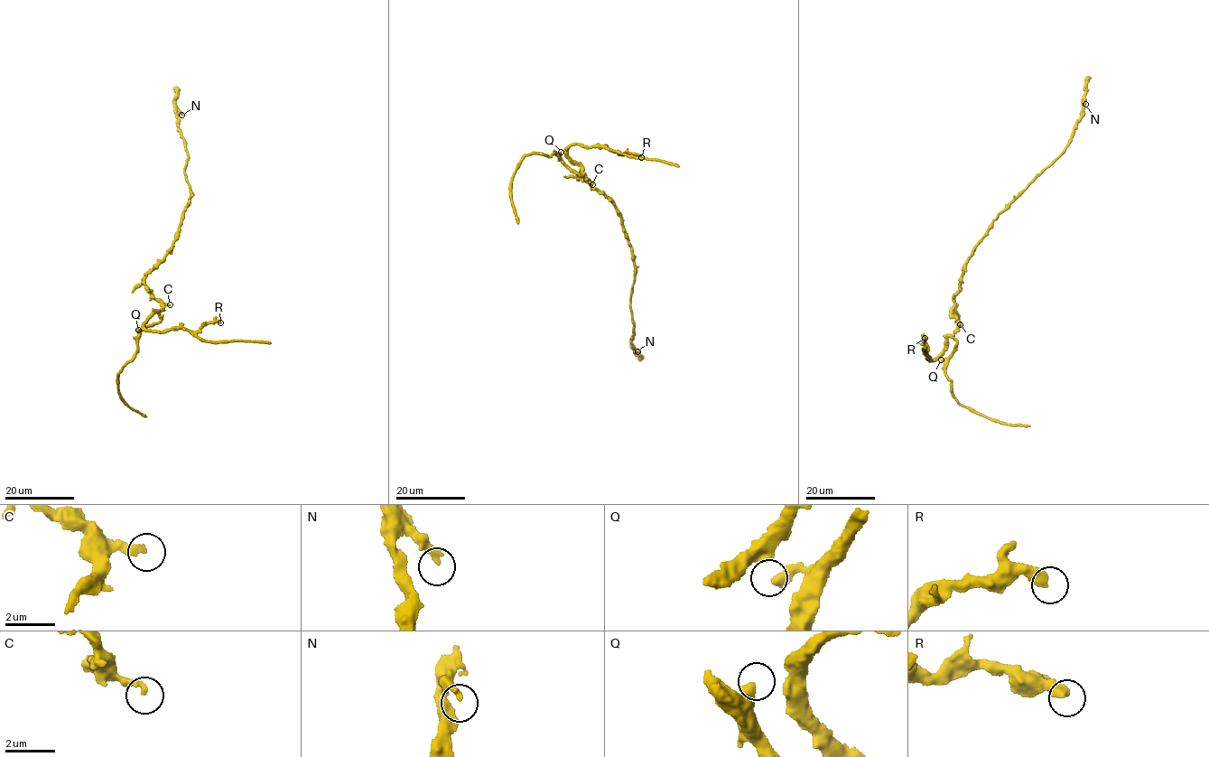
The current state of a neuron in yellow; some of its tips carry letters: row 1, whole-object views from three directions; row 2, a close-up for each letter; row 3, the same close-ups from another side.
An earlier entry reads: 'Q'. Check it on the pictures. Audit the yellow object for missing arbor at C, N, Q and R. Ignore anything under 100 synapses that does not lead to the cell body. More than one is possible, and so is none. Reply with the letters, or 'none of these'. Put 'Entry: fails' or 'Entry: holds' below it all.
none of these
Entry: fails

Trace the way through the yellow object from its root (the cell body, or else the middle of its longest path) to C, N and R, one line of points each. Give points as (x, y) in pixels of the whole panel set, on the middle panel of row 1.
C: (605, 197), (579, 173), (583, 180), (592, 184)
N: (605, 197), (614, 204), (621, 219), (637, 271), (630, 305), (635, 332), (631, 343), (637, 351)
R: (605, 197), (580, 175), (586, 179), (569, 157), (569, 147), (606, 145), (641, 157)

